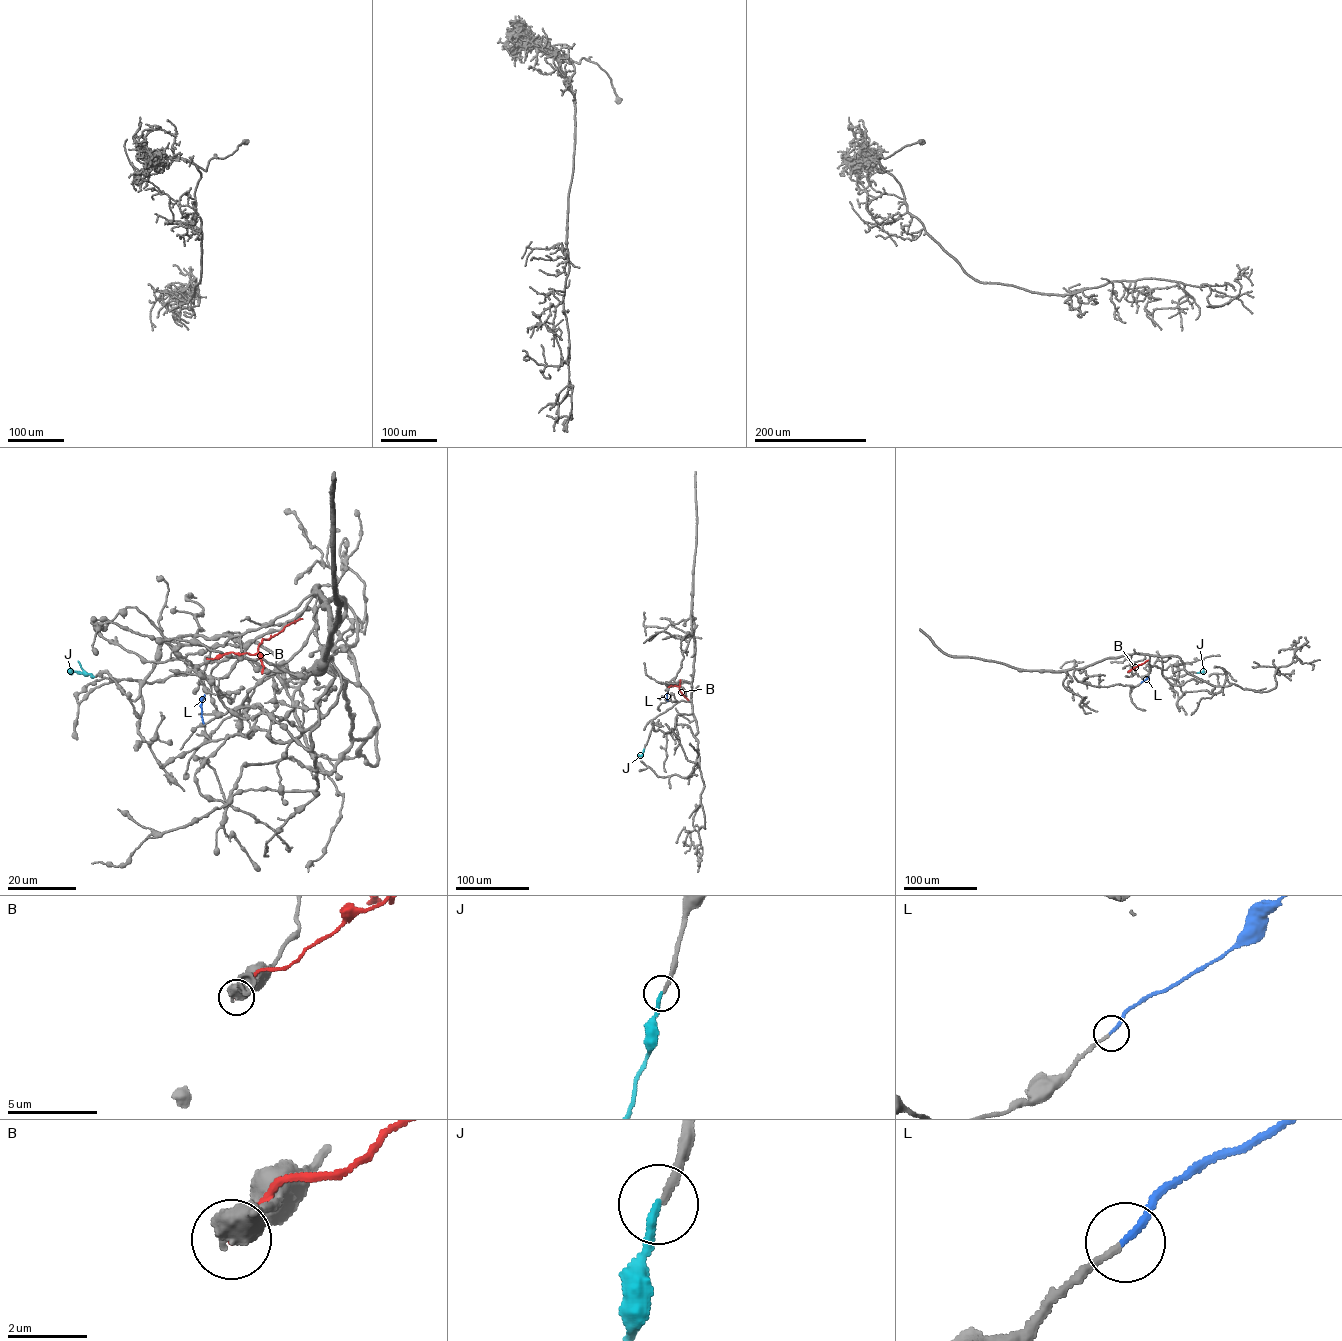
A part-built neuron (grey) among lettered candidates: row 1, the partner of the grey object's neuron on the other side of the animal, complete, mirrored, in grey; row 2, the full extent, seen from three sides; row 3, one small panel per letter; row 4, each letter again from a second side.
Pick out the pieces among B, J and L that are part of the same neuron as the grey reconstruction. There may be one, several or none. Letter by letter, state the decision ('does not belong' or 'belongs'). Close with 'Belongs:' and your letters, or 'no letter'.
B: does not belong
J: belongs
L: belongs
Belongs: J, L

